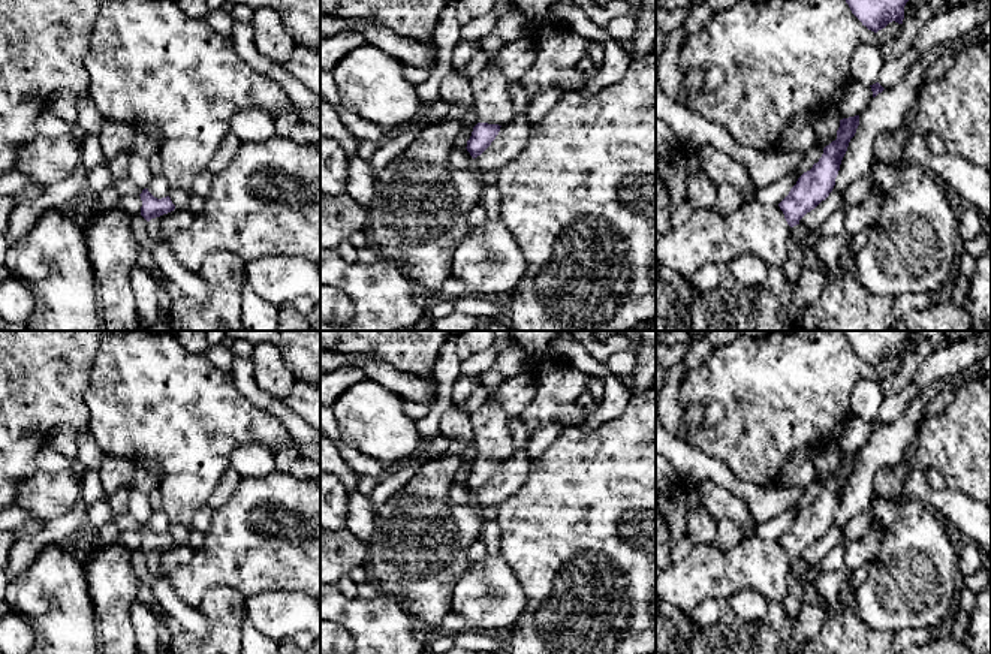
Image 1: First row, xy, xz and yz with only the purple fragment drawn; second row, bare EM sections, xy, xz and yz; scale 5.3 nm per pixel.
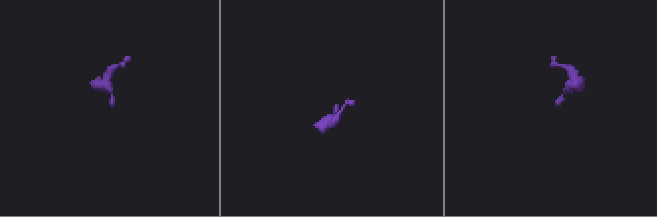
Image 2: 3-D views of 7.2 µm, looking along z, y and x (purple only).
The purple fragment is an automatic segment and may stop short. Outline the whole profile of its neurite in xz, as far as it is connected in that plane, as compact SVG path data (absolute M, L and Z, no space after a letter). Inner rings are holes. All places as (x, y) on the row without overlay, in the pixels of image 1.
M485 403L470 416L475 430L473 446L479 458L473 462L466 483L476 494L491 480L500 462L513 455L515 449L509 430L510 416L506 412Z

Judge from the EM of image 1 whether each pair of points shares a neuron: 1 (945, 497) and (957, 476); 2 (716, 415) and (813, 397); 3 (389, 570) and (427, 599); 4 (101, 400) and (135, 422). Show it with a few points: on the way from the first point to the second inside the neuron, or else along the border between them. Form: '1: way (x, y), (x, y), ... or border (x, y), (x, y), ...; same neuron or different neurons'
1: border (945, 485), (975, 500); different neurons
2: border (717, 401), (722, 407), (722, 416), (708, 427); different neurons
3: way (398, 570), (418, 590); same neuron
4: way (110, 400), (126, 413); same neuron

